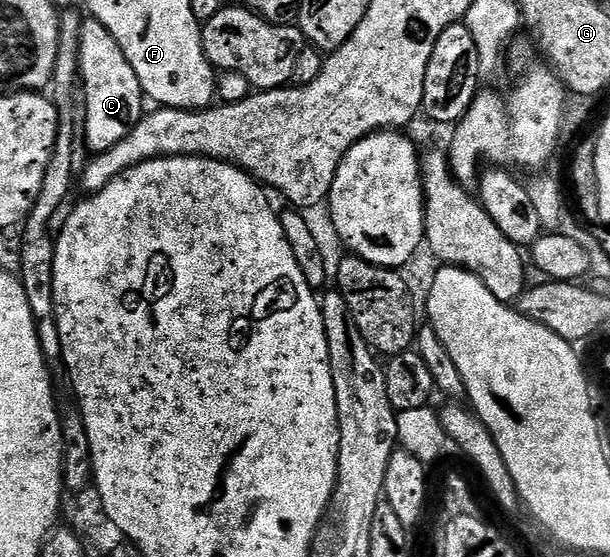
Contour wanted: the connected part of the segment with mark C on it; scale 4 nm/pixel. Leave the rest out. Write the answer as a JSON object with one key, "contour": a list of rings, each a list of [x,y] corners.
{"contour":[[[92,17],[84,20],[79,33],[79,87],[85,90],[85,143],[90,152],[100,153],[119,145],[119,141],[131,133],[133,125],[143,118],[147,99],[139,85],[139,77],[135,77],[135,69],[131,69],[123,49],[119,49],[119,41],[115,41],[115,37],[107,33],[107,28]]]}

